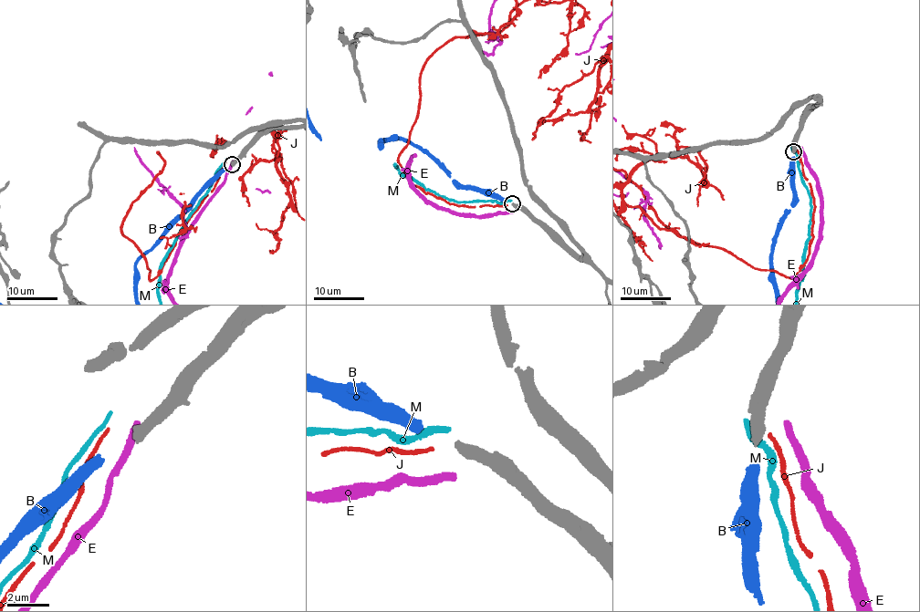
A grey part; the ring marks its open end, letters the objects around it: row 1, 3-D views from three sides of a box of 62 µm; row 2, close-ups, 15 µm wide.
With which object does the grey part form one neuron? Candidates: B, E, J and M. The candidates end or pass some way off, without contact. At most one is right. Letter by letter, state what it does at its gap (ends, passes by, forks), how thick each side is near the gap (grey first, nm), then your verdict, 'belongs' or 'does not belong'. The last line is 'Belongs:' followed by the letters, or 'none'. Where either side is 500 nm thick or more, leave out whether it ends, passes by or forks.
B: it ends there; 460 nm thick on the grey side, 460 nm on the other; belongs
E: it ends there; 460 nm thick on the grey side, 360 nm on the other; does not belong
J: it ends there; 460 nm thick on the grey side, 160 nm on the other; does not belong
M: it ends there; 460 nm thick on the grey side, 280 nm on the other; does not belong
Belongs: B

